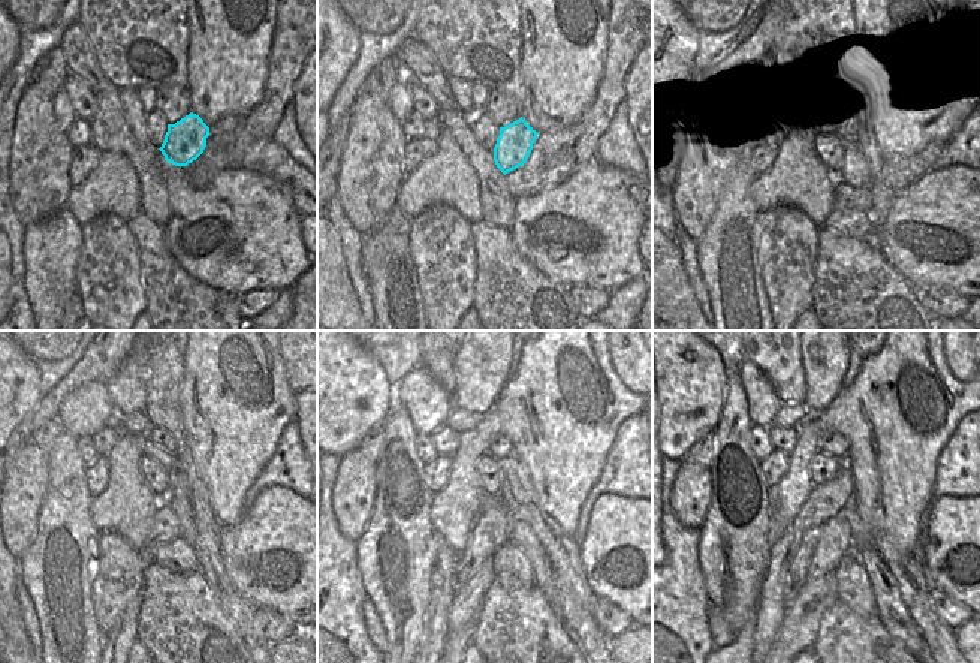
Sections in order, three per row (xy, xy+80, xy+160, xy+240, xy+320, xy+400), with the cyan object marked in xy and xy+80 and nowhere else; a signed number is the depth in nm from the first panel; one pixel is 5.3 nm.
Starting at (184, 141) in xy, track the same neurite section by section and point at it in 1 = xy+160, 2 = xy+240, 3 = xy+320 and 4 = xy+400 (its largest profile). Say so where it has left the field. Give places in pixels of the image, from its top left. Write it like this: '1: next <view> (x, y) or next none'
1: next xy+160 (846, 163)
2: next xy+240 (180, 503)
3: next xy+320 (522, 536)
4: next xy+400 (890, 611)

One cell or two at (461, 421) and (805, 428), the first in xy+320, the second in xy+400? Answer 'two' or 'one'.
two

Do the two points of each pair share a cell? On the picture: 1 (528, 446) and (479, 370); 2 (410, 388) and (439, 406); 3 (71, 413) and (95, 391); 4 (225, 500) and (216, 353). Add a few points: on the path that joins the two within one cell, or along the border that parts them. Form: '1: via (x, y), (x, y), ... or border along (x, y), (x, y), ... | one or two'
1: border along (510, 376), (494, 406), (484, 416) | two
2: via (418, 395), (431, 406) | one
3: via (77, 409), (89, 397) | one
4: via (225, 464), (225, 401), (219, 395), (219, 389) | one

